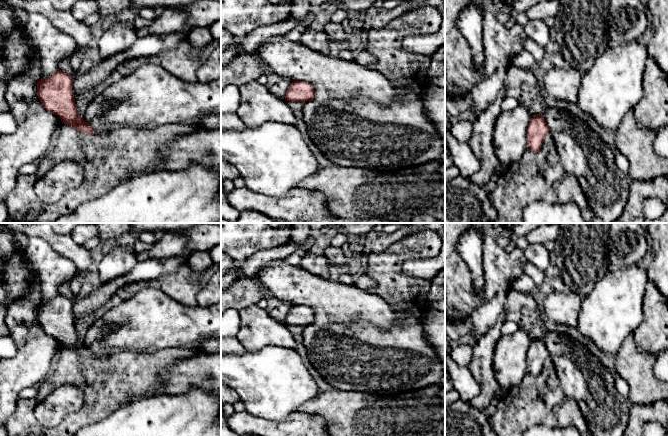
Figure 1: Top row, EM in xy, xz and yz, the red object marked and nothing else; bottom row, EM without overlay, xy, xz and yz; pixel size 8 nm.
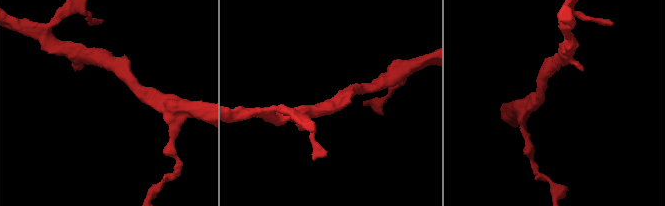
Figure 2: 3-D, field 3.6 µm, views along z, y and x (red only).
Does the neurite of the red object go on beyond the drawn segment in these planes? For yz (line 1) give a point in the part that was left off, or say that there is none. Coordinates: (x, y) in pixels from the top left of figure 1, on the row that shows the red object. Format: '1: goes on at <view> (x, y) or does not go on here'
1: does not go on here

